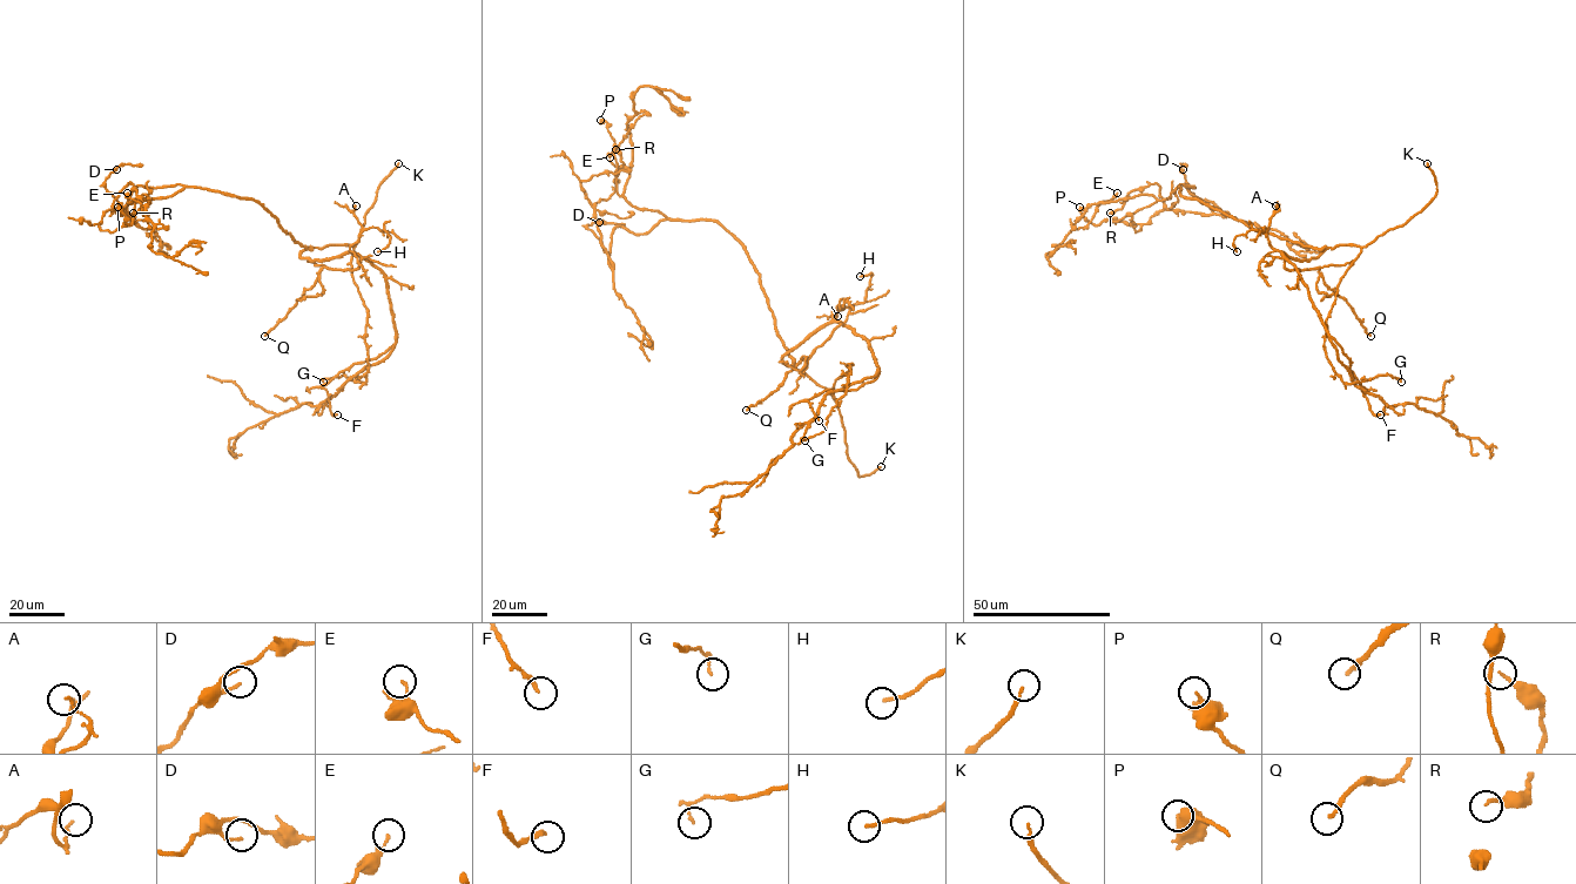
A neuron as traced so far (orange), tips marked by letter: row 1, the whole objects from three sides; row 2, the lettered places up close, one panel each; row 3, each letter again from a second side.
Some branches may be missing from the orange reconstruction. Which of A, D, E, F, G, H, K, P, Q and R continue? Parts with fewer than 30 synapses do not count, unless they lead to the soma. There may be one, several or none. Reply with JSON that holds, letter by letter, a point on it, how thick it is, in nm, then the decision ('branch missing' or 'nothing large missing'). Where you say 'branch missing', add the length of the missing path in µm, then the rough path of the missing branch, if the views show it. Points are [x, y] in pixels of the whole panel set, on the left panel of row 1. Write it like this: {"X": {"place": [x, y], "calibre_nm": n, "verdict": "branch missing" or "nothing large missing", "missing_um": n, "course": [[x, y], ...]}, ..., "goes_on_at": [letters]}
{"A": {"place": [356, 206], "calibre_nm": 100, "verdict": "nothing large missing"}, "D": {"place": [116, 169], "calibre_nm": 140, "verdict": "nothing large missing"}, "E": {"place": [127, 193], "calibre_nm": 100, "verdict": "nothing large missing"}, "F": {"place": [337, 414], "calibre_nm": 200, "verdict": "nothing large missing"}, "G": {"place": [323, 382], "calibre_nm": 110, "verdict": "nothing large missing"}, "H": {"place": [377, 251], "calibre_nm": 140, "verdict": "nothing large missing"}, "K": {"place": [398, 163], "calibre_nm": 150, "verdict": "branch missing", "missing_um": 20, "course": [[398, 163], [431, 130]]}, "P": {"place": [118, 207], "calibre_nm": 280, "verdict": "nothing large missing"}, "Q": {"place": [264, 336], "calibre_nm": 200, "verdict": "nothing large missing"}, "R": {"place": [133, 213], "calibre_nm": 180, "verdict": "nothing large missing"}, "goes_on_at": ["K"]}

